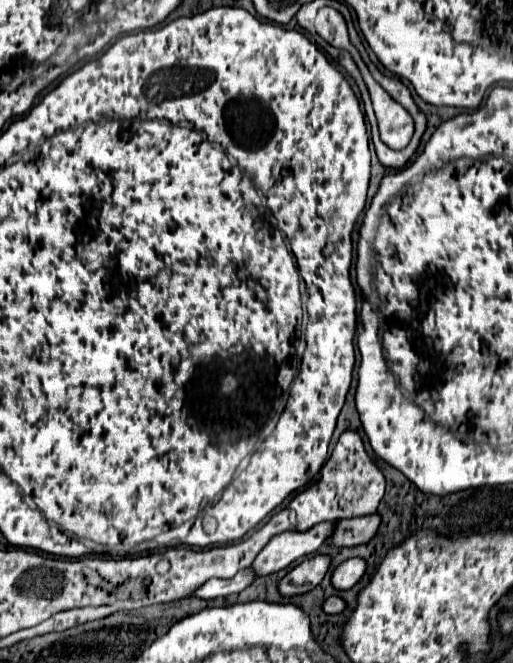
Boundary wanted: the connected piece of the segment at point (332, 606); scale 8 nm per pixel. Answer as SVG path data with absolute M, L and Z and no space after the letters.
M330 596L330 598L324 602L324 612L326 612L326 614L340 614L344 608L346 608L346 602L344 602L340 596Z

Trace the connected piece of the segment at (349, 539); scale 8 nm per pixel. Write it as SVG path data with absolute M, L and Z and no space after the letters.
M380 514L364 518L348 518L348 522L338 522L332 542L336 546L358 546L370 542L380 526Z

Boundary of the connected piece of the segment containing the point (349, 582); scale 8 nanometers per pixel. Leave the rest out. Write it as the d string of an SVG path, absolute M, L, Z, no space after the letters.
M350 558L350 560L346 560L332 574L334 588L338 588L338 590L352 588L364 576L366 568L368 568L368 564L366 564L364 558Z

